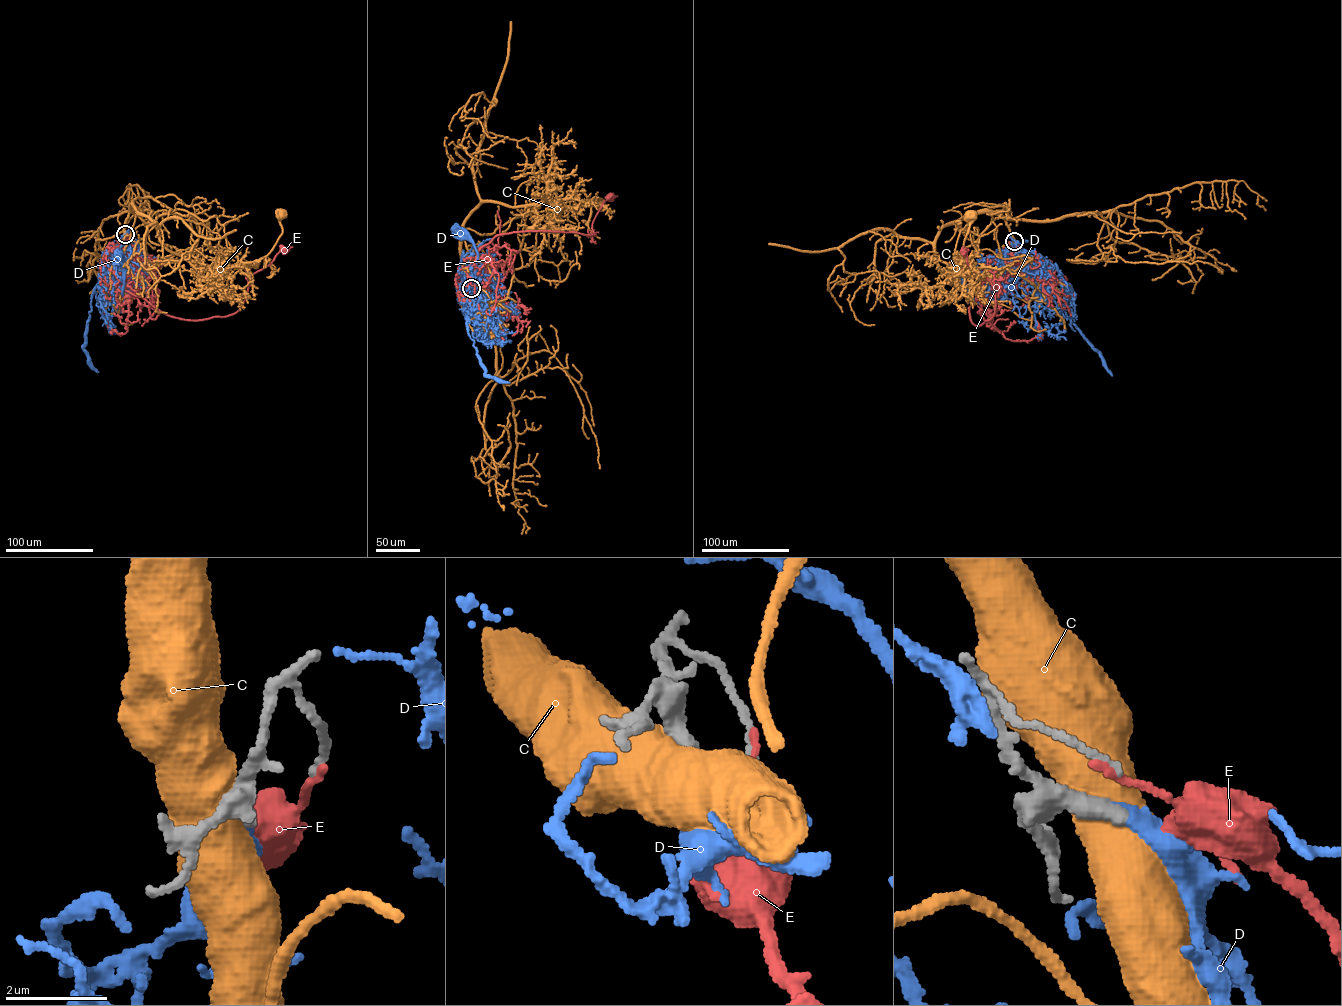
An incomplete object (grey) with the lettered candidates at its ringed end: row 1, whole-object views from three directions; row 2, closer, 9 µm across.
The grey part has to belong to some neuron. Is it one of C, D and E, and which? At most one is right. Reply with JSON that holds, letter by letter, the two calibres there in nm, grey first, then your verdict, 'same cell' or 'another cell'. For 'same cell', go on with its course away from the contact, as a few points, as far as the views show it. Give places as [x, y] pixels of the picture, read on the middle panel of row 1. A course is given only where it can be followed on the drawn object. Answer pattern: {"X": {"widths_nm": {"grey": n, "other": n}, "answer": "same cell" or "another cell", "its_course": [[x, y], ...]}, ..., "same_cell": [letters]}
{"C": {"widths_nm": {"grey": 480, "other": 750}, "answer": "another cell"}, "D": {"widths_nm": {"grey": 360, "other": 400}, "answer": "same cell", "its_course": [[471, 288], [477, 286], [475, 278], [466, 284], [462, 294], [475, 271], [477, 251], [458, 230]]}, "E": {"widths_nm": {"grey": 140, "other": 140}, "answer": "another cell"}, "same_cell": ["D"]}

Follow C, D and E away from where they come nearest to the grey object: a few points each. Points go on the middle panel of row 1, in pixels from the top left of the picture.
C: (471, 287), (462, 262), (462, 225), (481, 203), (533, 207), (548, 200), (577, 206), (603, 200), (599, 204)
D: (471, 288), (477, 286), (475, 278), (466, 284), (462, 294), (475, 271), (477, 251), (458, 230)
E: (472, 287), (473, 293), (484, 265), (474, 272), (476, 255), (496, 236), (594, 235), (594, 219), (610, 196)

